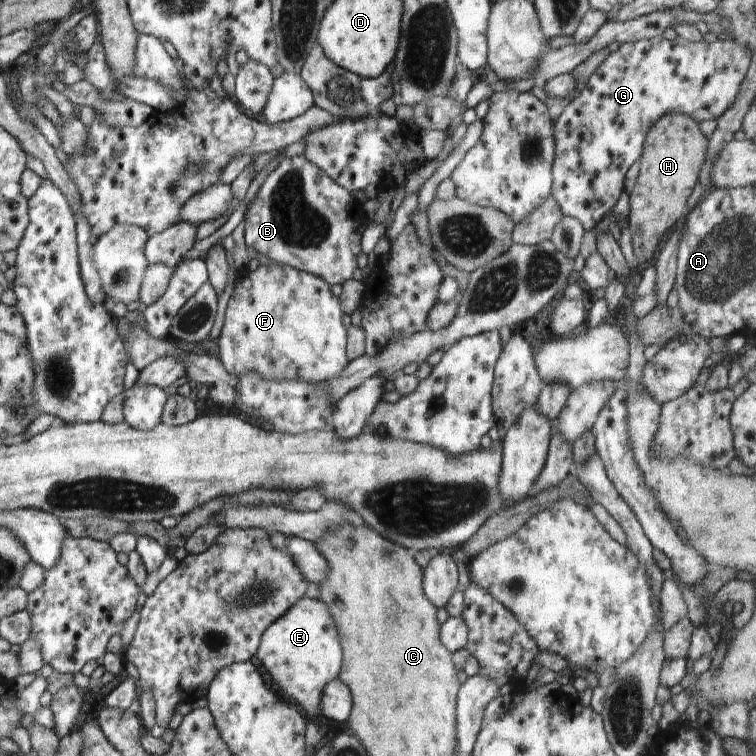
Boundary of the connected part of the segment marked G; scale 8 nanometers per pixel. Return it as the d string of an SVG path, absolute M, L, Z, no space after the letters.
M663 35L651 39L642 39L635 43L622 43L618 50L610 52L610 54L598 65L596 72L588 77L588 80L585 82L585 87L564 107L563 113L553 124L555 155L553 165L551 166L551 175L553 178L551 195L554 197L554 200L558 201L563 216L572 217L578 220L585 231L594 230L596 223L604 216L604 214L606 214L606 212L608 212L608 210L613 208L618 198L620 198L620 194L625 190L624 178L626 172L628 172L628 168L641 157L645 138L650 127L666 113L680 112L683 115L693 118L697 123L710 119L717 119L719 116L722 116L724 111L728 110L730 105L734 102L740 85L750 66L751 58L752 52L748 48L738 44L732 38L729 38L726 41L717 39L715 42L707 43L704 39L699 42L689 42L687 39L679 36L672 40L668 40Z

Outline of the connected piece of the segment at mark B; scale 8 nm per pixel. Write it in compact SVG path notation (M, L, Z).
M304 155L286 156L279 160L258 188L254 200L248 205L244 222L244 242L247 246L265 254L280 266L288 265L319 276L330 286L352 279L357 268L356 257L361 252L361 236L368 224L361 214L360 202L353 194L335 183L333 178L322 172Z

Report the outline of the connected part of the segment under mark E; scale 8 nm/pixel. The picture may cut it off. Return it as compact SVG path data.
M304 596L262 633L256 655L262 666L265 666L272 675L274 686L278 686L277 693L286 702L294 703L294 706L299 707L307 719L313 720L318 714L316 706L320 704L322 691L327 682L337 679L338 673L341 672L343 650L335 622L330 618L326 604L320 599Z

